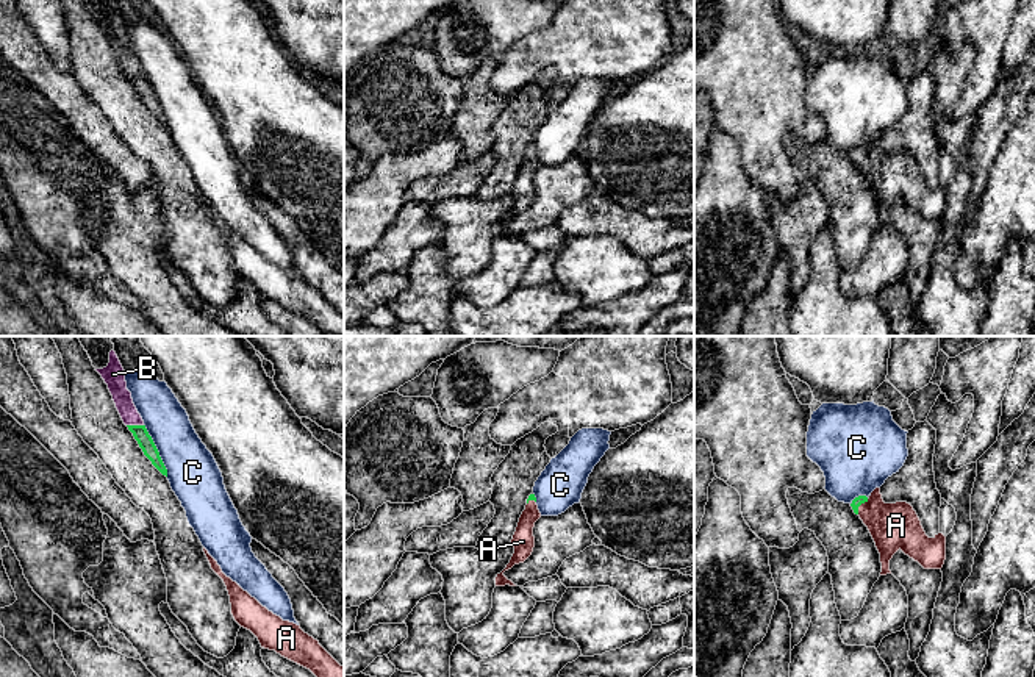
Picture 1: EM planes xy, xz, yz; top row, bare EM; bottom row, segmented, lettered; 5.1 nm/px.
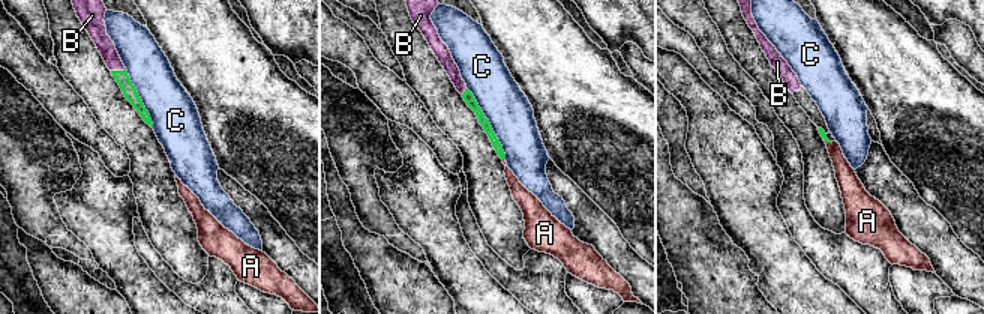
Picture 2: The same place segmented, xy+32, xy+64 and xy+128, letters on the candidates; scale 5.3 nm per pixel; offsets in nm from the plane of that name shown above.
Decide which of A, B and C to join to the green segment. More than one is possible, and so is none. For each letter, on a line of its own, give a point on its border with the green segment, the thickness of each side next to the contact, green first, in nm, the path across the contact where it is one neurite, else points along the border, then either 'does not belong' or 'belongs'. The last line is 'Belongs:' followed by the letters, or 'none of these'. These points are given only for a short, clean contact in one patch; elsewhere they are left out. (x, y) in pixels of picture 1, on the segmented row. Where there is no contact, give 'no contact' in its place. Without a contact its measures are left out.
A: contact yz (860, 504); calibres 50 and 240 nm; way yz (860, 499), (860, 504), (888, 524), (896, 526); belongs
B: contact xy (135, 426); calibres 80 and 100 nm; way xy (139, 432), (135, 426), (116, 382); belongs
C: contact xy (157, 451); calibres 80 and 260 nm; does not belong
Belongs: A, B

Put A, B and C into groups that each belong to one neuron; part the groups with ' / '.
A B / C

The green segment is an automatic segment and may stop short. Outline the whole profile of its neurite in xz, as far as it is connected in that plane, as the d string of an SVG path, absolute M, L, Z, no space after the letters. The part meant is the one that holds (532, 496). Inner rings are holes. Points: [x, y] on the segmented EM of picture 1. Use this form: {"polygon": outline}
{"polygon": "M530 494L527 499L525 510L522 511L516 532L511 539L511 546L514 547L514 553L507 564L507 568L497 574L496 577L496 586L516 586L511 580L508 580L503 572L511 569L514 564L524 563L533 552L535 547L535 536L533 536L533 527L535 522L541 518L541 513L536 505L535 494Z"}

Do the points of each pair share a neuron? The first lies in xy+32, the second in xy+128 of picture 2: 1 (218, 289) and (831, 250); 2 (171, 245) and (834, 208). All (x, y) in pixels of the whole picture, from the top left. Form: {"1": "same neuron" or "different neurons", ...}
{"1": "same neuron", "2": "same neuron"}

